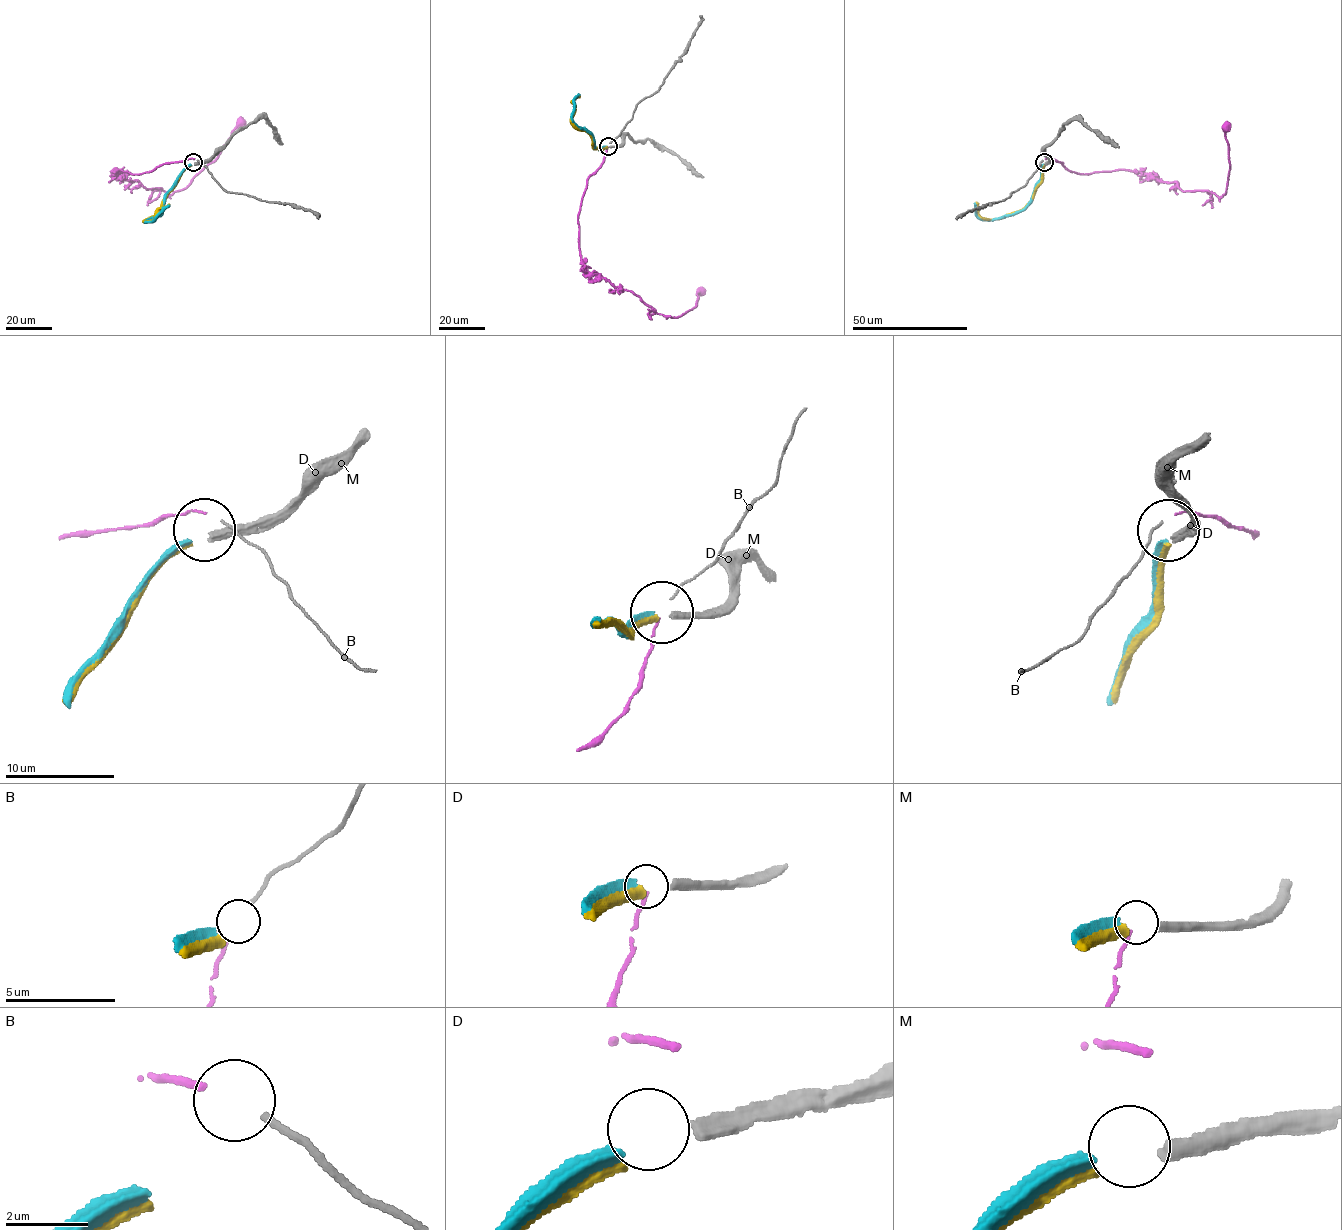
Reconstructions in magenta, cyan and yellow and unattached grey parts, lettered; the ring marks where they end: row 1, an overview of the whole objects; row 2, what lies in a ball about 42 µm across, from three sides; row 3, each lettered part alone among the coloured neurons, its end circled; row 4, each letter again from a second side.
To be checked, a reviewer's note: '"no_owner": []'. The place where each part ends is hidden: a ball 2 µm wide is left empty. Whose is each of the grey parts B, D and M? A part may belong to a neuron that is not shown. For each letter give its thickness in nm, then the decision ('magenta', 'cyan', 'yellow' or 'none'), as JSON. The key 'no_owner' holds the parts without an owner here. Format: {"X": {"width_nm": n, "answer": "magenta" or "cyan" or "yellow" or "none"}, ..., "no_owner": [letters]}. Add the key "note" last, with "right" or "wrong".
{"B": {"width_nm": 160, "answer": "magenta"}, "D": {"width_nm": 360, "answer": "cyan"}, "M": {"width_nm": 380, "answer": "yellow"}, "no_owner": [], "note": "right"}

